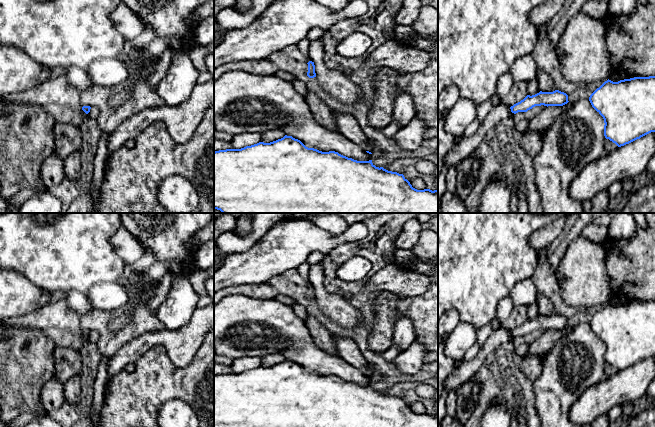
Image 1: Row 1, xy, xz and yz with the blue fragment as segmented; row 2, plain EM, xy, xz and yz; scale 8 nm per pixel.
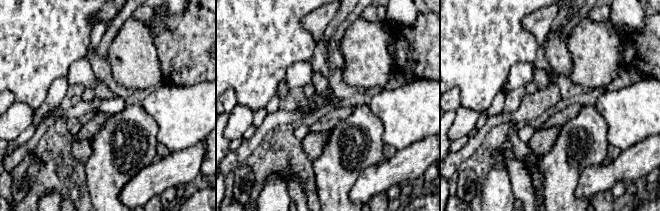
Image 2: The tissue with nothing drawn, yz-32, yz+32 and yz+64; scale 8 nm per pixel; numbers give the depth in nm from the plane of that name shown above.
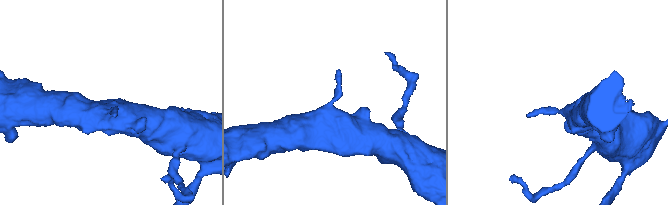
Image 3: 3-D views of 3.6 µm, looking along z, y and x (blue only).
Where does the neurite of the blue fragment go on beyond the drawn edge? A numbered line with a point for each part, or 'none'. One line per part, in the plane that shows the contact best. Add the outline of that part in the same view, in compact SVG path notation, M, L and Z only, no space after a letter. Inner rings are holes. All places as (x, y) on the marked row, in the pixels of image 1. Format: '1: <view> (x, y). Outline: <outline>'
none

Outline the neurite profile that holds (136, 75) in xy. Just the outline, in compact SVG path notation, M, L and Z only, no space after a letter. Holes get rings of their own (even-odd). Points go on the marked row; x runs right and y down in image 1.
M143 48L135 49L128 55L128 57L123 62L129 72L126 84L132 88L135 88L136 84L140 81L147 82L147 80L153 75L155 71L155 65L158 62L158 57L156 57L149 63L149 66L147 68L143 70L140 70L139 68L134 68L133 67L134 62L142 54Z

